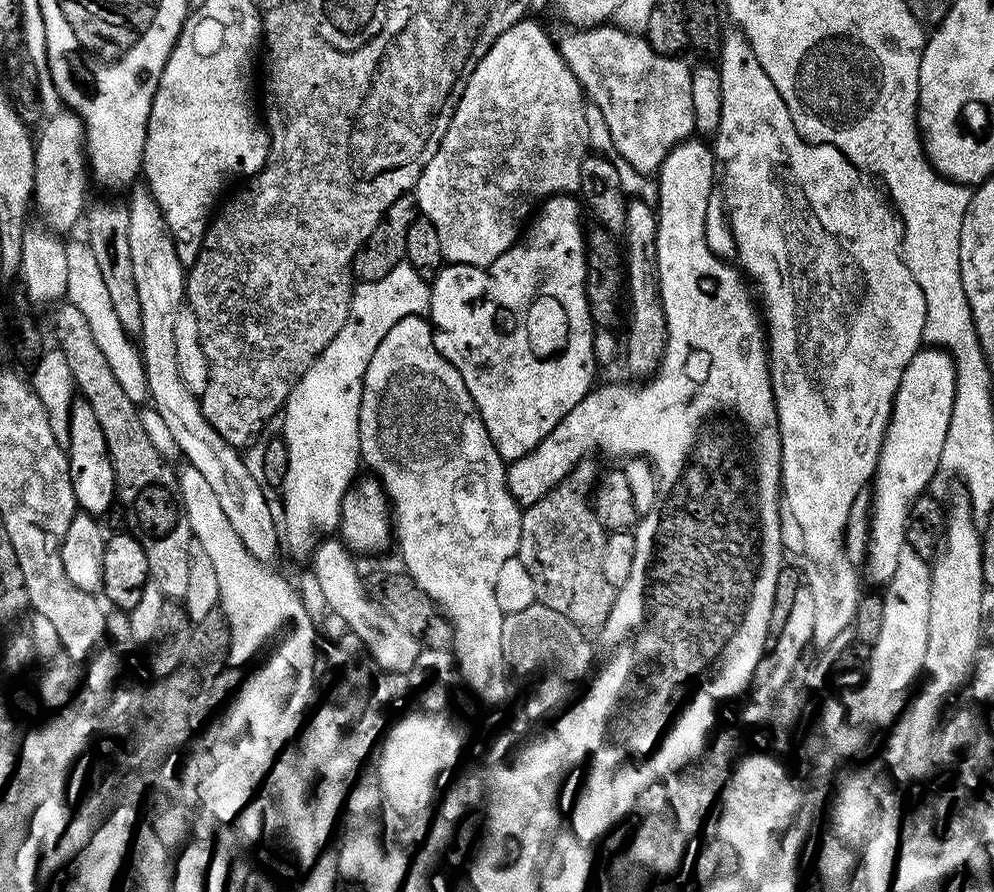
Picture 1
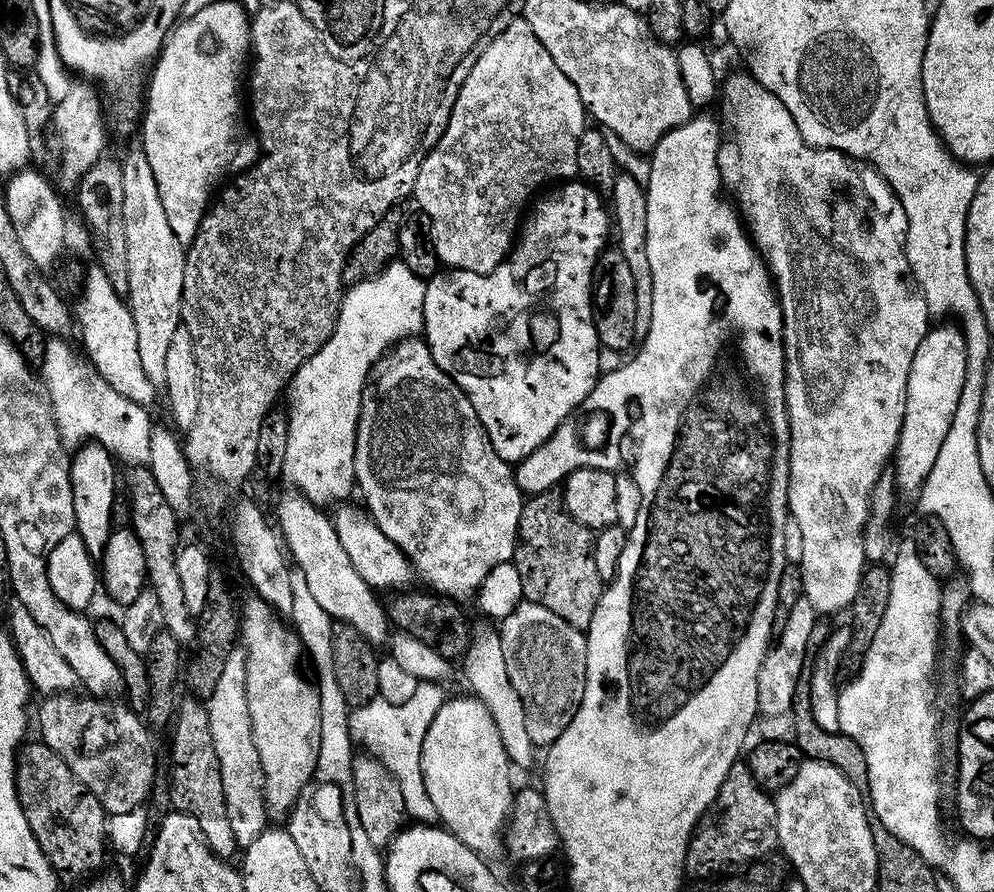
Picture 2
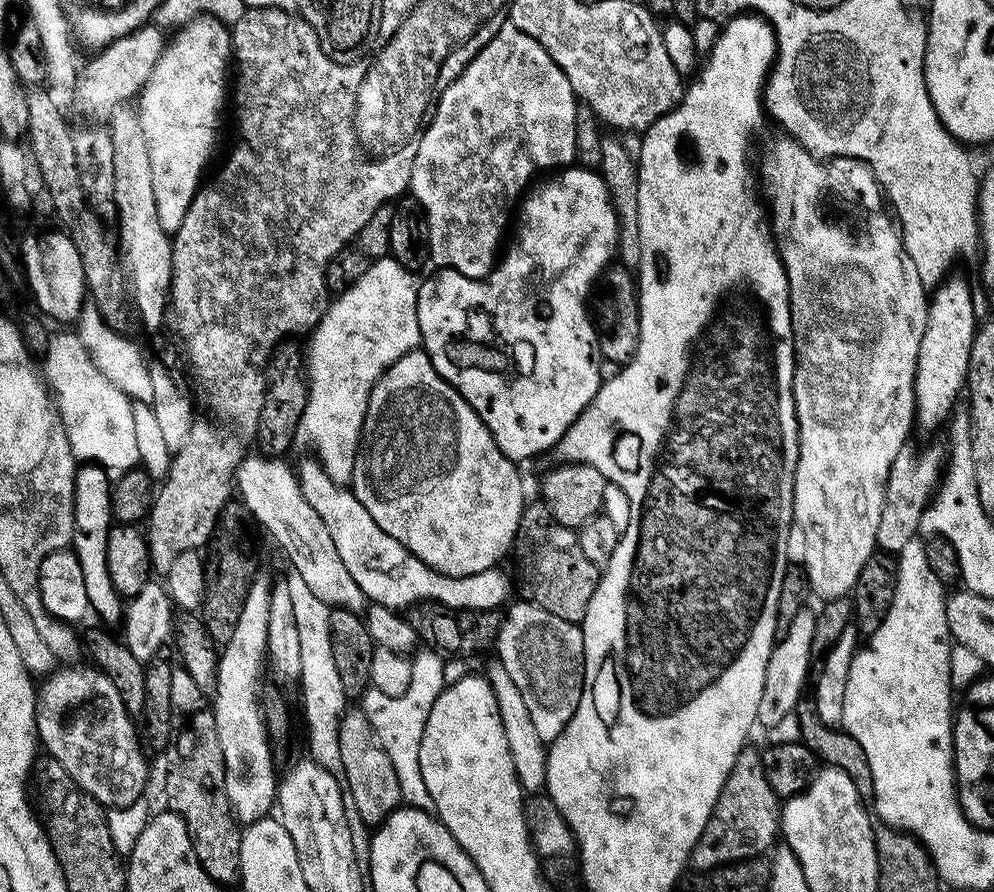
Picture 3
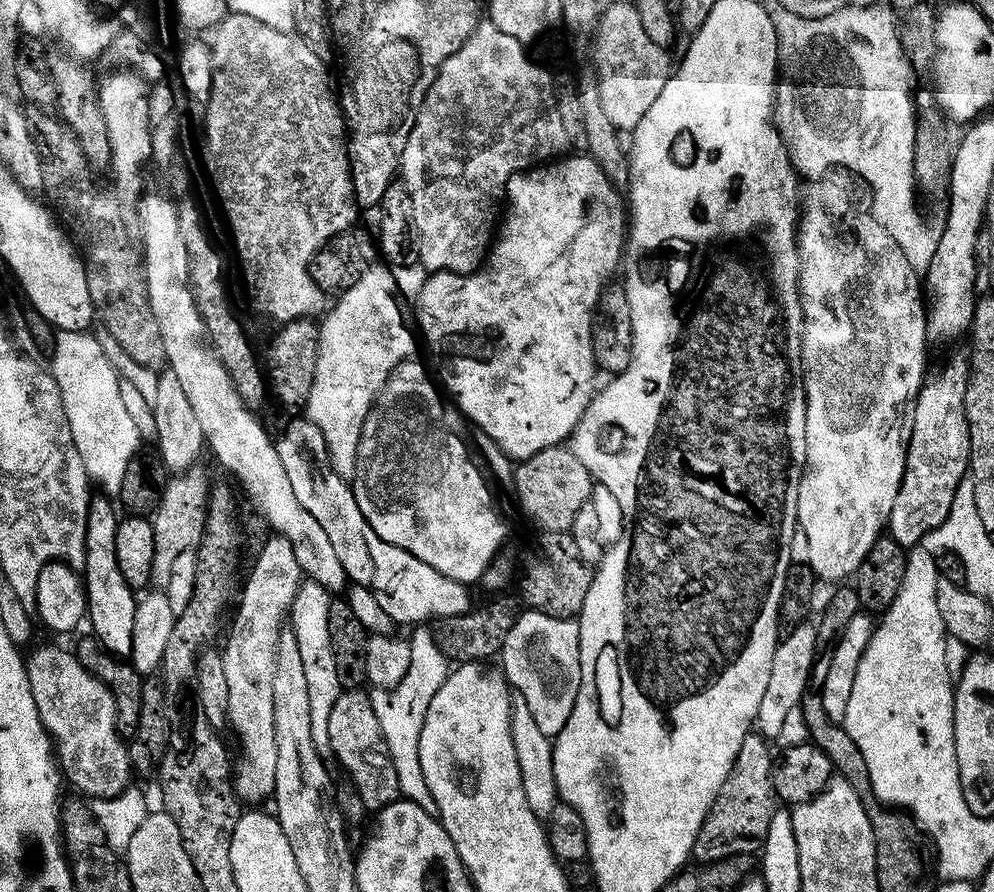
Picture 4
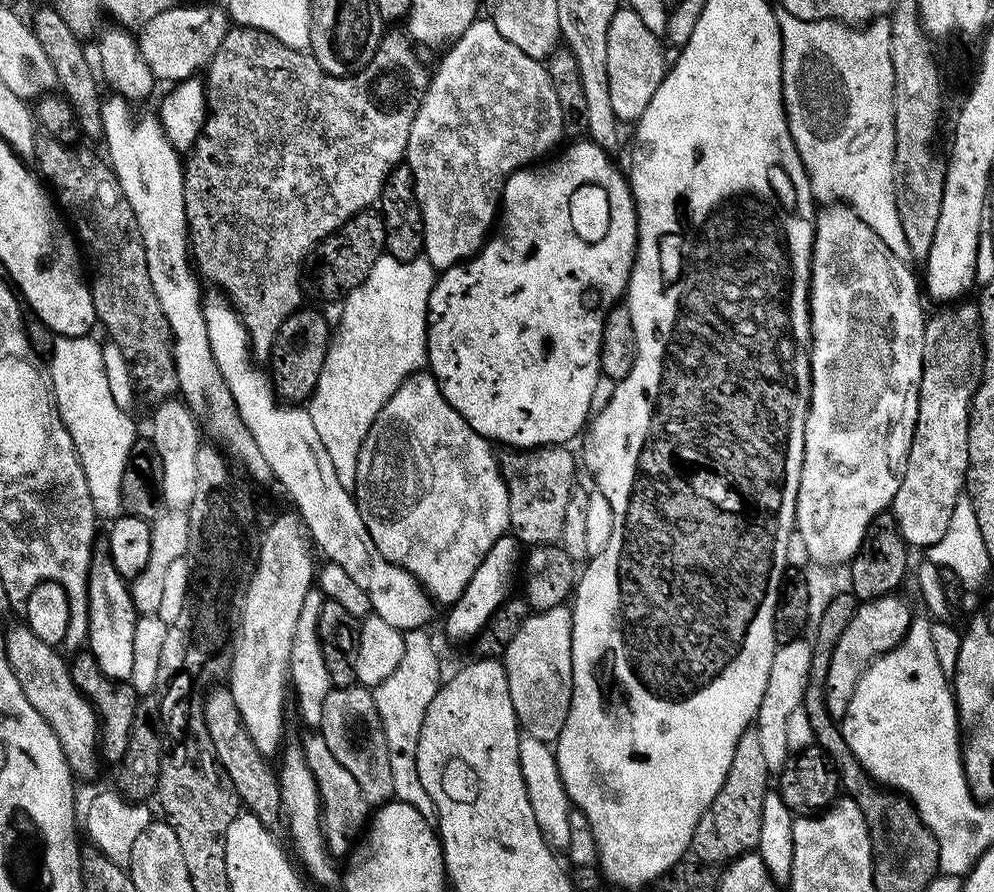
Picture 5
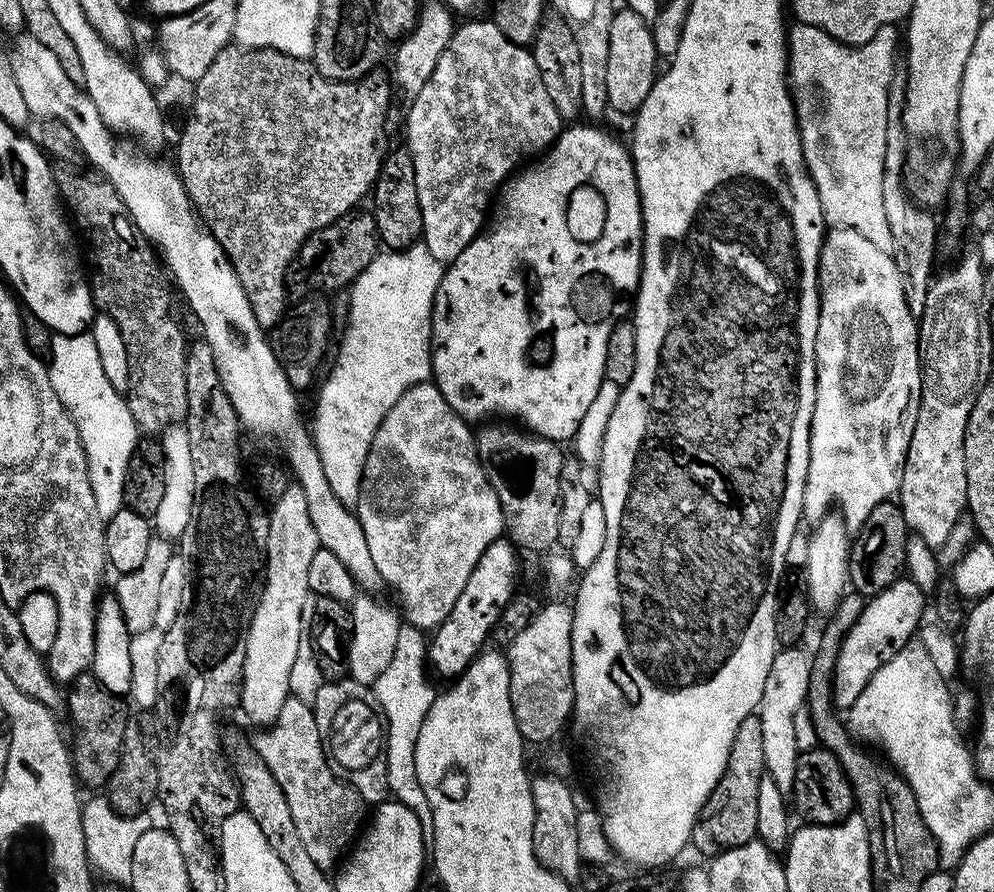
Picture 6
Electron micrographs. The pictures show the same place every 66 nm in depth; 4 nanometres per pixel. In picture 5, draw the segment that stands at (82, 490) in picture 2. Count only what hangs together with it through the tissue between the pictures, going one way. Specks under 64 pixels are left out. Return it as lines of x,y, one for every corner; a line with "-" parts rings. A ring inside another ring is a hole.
97,539
92,546
92,561
86,573
88,579
88,644
87,651
94,654
98,666
112,680
125,682
132,679
134,666
134,626
138,619
132,602
129,581
114,570
107,539

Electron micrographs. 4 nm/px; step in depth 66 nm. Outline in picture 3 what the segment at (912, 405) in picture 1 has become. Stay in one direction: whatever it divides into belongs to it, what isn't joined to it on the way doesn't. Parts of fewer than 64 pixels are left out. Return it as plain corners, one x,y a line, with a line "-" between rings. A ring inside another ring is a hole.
957,274
935,285
930,296
926,330
918,346
918,366
916,367
916,419
915,423
924,428
936,428
951,417
968,379
970,346
976,337
978,314
972,301
974,289

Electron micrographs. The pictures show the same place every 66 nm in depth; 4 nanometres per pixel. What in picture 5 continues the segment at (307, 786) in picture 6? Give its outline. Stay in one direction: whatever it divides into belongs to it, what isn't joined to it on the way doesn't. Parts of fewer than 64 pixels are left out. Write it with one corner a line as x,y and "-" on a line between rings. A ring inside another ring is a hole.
312,734
306,737
302,740
302,747
320,791
320,821
324,823
324,841
333,856
347,857
370,820
370,805
366,794
362,794
362,786
358,786
357,780
350,775
350,770
346,770
346,766
342,766
342,762
330,754
330,746
326,746
321,736

